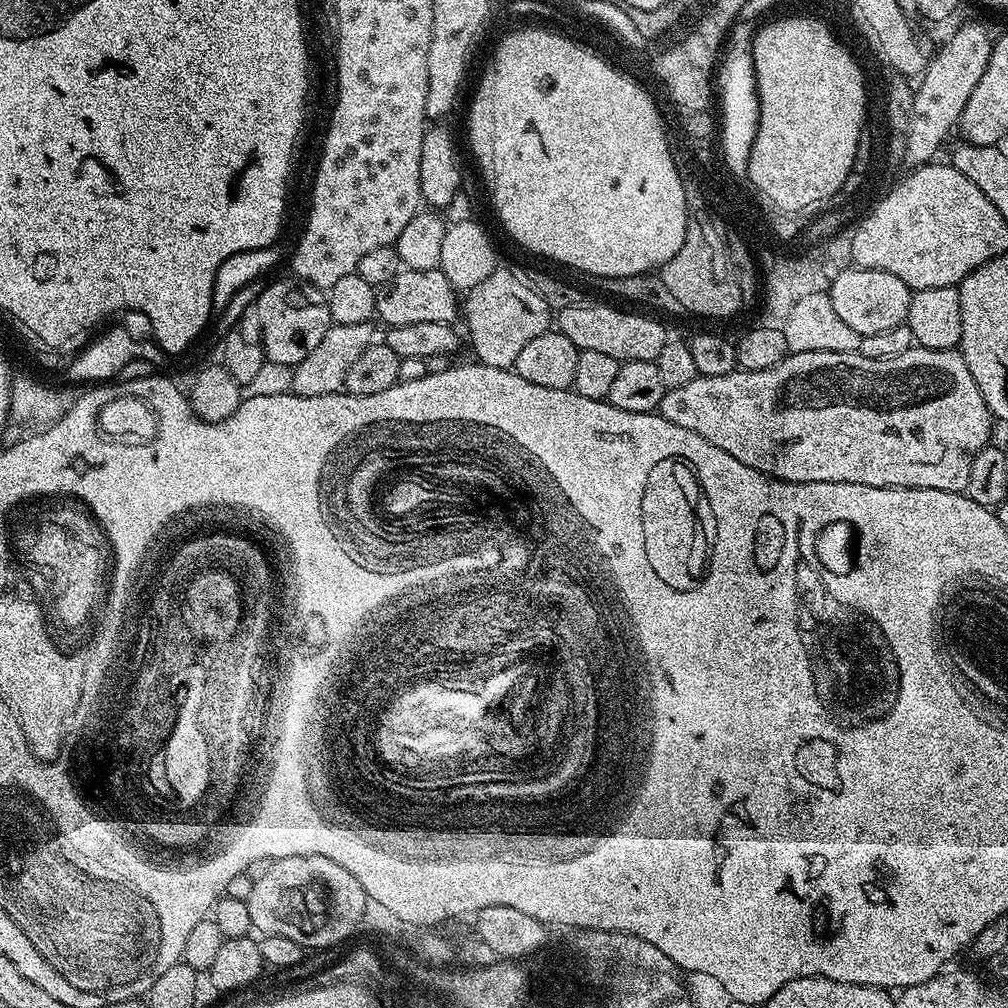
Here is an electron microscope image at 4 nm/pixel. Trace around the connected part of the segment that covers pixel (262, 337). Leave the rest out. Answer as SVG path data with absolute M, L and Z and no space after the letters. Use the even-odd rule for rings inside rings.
M287 278L268 284L256 300L256 320L260 323L258 340L268 360L294 366L322 342L326 330L333 325L325 289L315 288L310 282Z

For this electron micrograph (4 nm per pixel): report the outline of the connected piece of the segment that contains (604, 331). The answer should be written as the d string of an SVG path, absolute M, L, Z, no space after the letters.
M589 302L586 306L566 306L559 309L555 317L555 327L580 351L595 350L601 354L610 354L610 358L619 360L656 360L662 354L662 346L670 338L658 321L652 316L639 316L636 312L623 312L620 308L611 308L608 304Z

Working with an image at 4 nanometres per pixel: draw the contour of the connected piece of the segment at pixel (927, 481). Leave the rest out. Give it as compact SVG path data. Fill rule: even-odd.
M914 346L906 350L906 354L894 354L894 358L866 358L861 352L794 352L778 366L770 366L770 370L745 372L737 370L722 378L697 376L694 382L686 382L686 386L669 388L664 393L658 409L674 426L686 426L688 432L697 432L706 438L706 442L714 442L718 450L726 450L726 454L738 458L746 466L759 472L765 472L776 480L788 480L791 484L813 484L814 482L834 482L835 484L865 484L875 488L925 488L926 490L946 490L947 492L964 492L966 482L970 482L970 466L976 455L989 447L992 436L994 417L982 398L982 390L978 390L978 382L974 382L974 374L970 374L970 366L966 366L963 354L956 348L946 350L930 350Z

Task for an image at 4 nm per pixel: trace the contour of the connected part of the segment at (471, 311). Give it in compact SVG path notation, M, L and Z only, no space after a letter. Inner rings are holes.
M497 267L490 278L482 278L478 286L467 289L462 300L462 324L468 327L466 340L472 343L472 352L479 363L495 368L511 369L518 354L534 338L550 328L550 309L533 285L519 280L510 269Z

